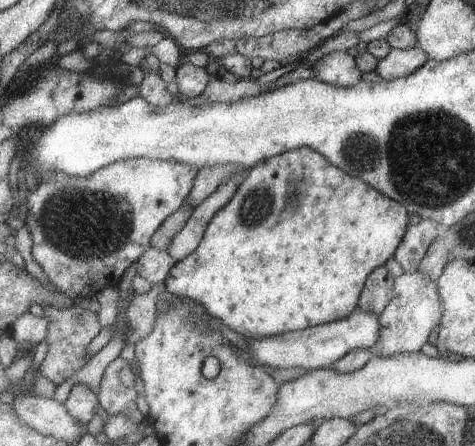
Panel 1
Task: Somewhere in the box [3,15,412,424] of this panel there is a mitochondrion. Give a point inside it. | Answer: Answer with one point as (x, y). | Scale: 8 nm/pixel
(85, 225)

